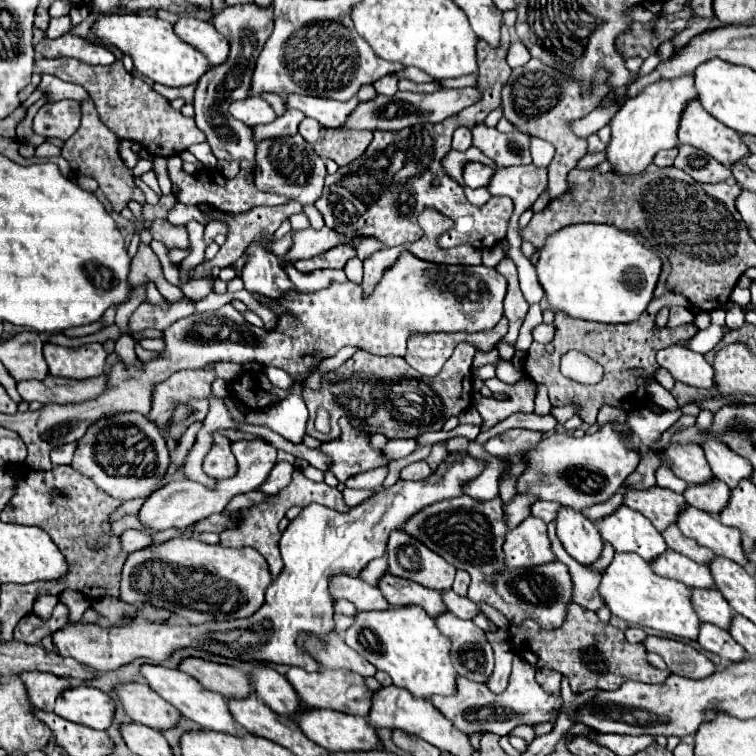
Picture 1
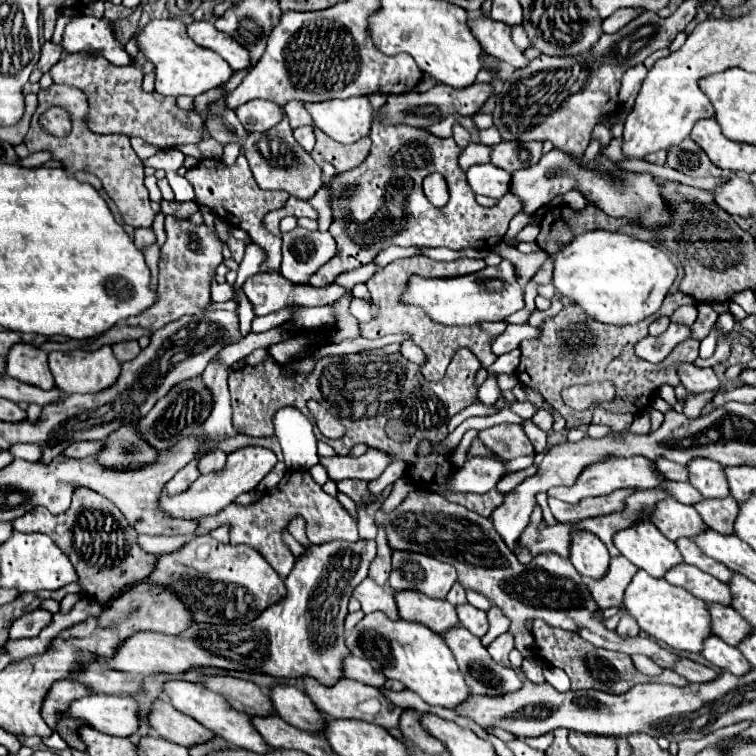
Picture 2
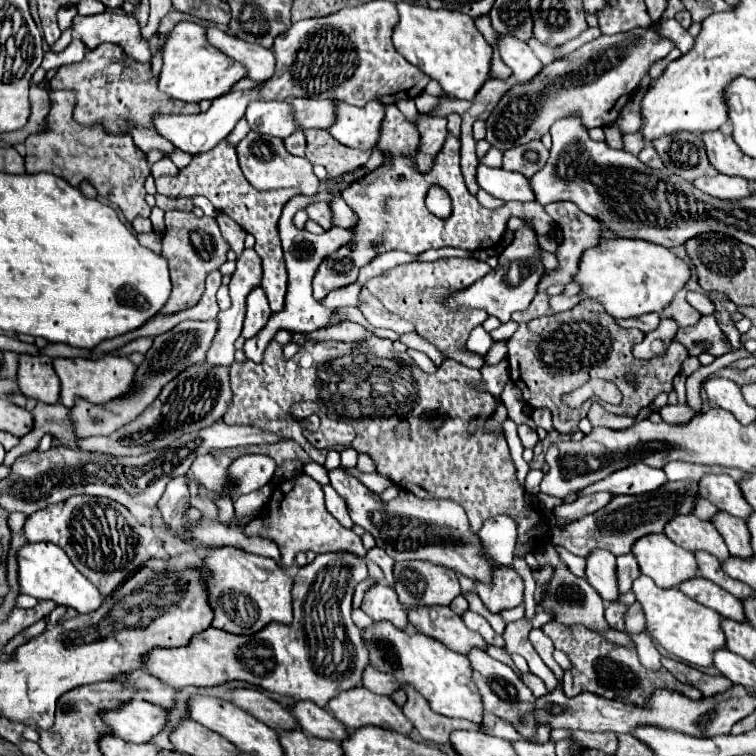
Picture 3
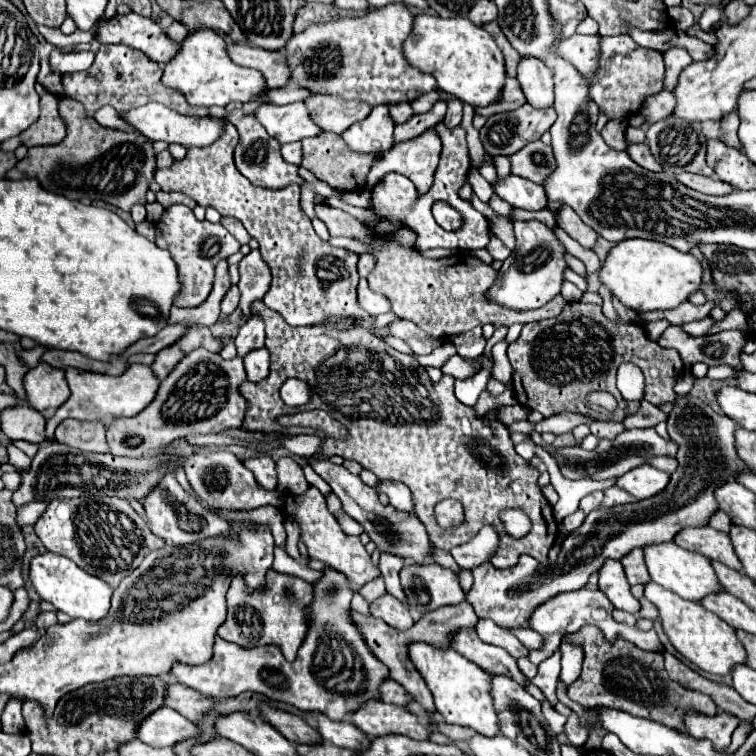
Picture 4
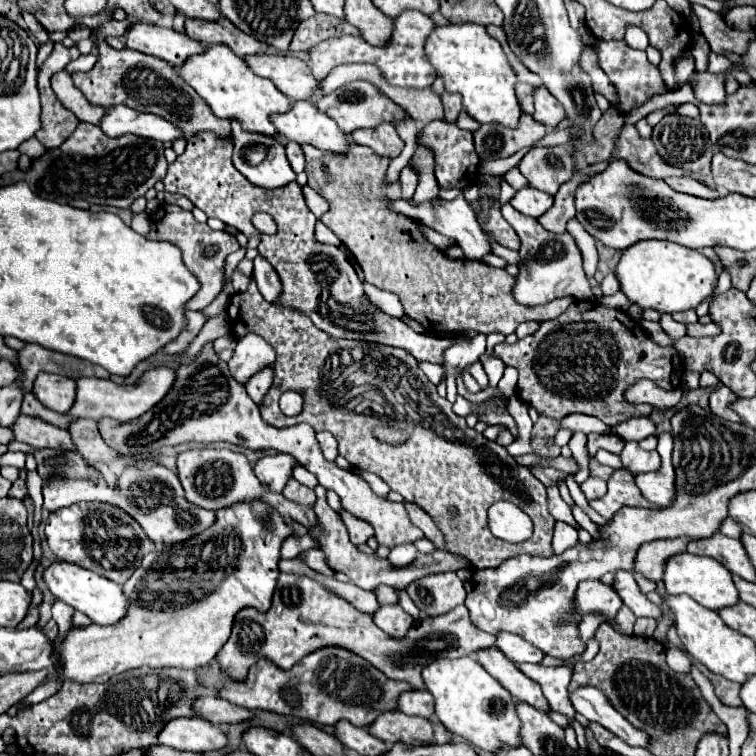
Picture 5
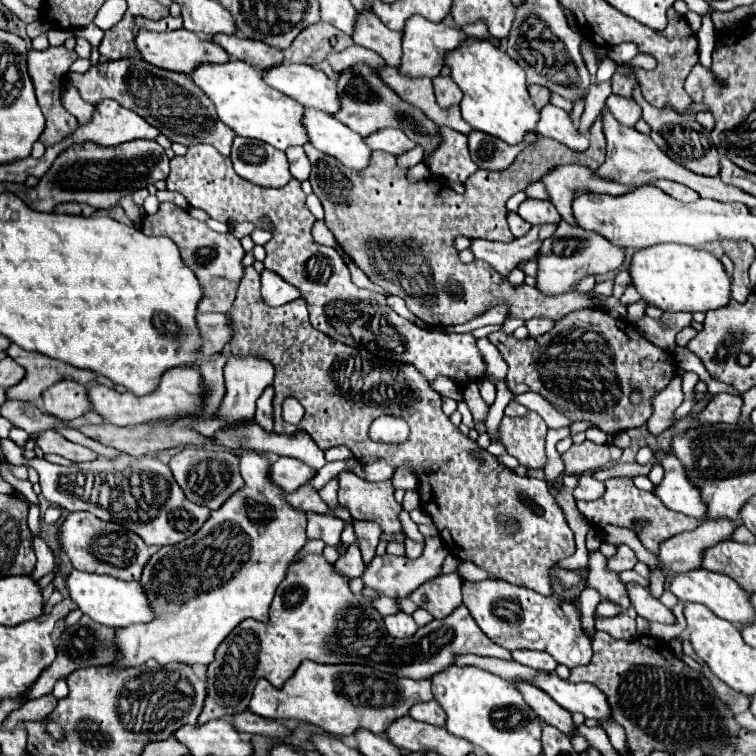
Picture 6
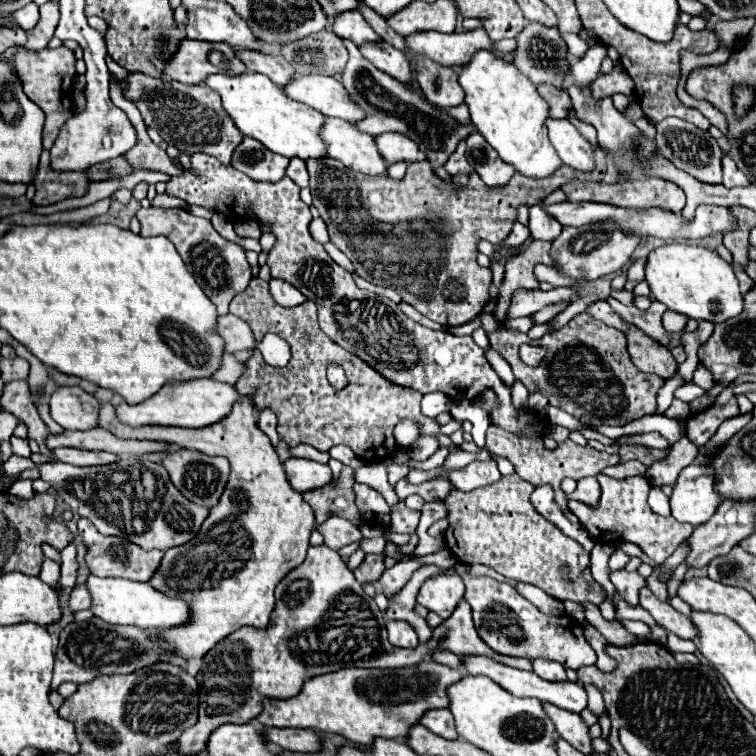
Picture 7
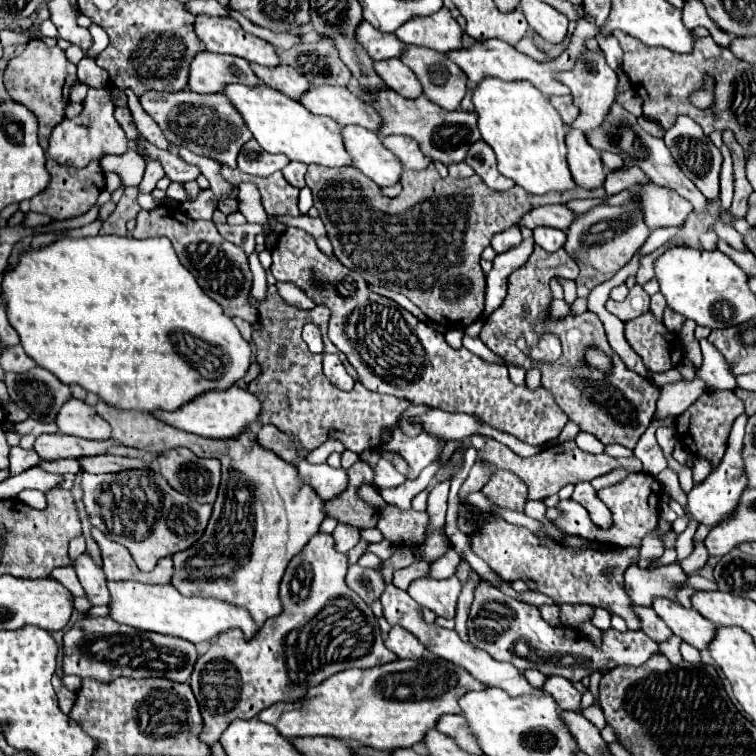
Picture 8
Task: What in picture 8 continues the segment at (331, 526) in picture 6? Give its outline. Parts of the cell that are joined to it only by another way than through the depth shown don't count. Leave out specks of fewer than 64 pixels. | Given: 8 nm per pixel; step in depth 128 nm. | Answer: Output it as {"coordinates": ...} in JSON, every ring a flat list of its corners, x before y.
{"coordinates":[[338,524,336,530,332,532,334,540,336,540,336,550,346,554,350,548,354,548,360,540,360,530,358,528,352,528,348,524]]}

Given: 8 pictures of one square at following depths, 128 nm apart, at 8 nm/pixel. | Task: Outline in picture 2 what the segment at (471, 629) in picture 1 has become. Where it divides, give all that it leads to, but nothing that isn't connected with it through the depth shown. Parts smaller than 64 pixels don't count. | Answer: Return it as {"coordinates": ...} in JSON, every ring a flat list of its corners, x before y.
{"coordinates":[[458,626,458,628,450,630,450,632,446,632,444,640,446,640,448,648,452,650,452,654,456,656,456,660,460,664,460,670,464,672,464,676,468,680,468,686,470,686,470,690,474,694,480,694,480,696,500,696,500,694,516,692,516,690,522,688,520,676,514,670,510,670,510,668,494,662,492,656,488,654,488,650,482,646,480,638,472,636,464,626]]}

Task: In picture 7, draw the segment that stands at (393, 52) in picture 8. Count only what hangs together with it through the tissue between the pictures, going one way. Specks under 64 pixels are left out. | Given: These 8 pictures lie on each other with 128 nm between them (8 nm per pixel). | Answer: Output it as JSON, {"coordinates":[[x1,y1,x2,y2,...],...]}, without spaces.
{"coordinates":[[358,10,352,12,344,12,340,16,336,16,336,20,332,22,332,30,346,40,352,40,356,46,362,46,366,42,380,42,382,38,372,30,372,26,362,18,362,14]]}

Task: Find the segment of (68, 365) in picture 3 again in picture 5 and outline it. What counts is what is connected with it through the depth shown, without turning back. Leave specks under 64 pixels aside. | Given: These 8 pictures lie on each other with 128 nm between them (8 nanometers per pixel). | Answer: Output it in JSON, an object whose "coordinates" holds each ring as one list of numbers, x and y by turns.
{"coordinates":[[166,366,148,370,136,386,114,384,110,380,100,380,100,378,80,378,78,392,76,392,76,404,72,406,72,410,68,414,76,416,76,418,90,418,90,420,100,420,100,418,108,416,118,422,130,422,130,420,146,414,150,408,154,408,172,390,174,382,176,382,176,372]]}

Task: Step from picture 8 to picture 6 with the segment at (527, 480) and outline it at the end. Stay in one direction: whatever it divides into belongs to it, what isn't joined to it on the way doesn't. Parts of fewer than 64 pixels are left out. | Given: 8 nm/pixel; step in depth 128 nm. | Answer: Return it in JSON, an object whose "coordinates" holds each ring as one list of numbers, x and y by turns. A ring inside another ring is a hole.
{"coordinates":[[534,411,520,418,504,416,498,428,498,440,510,456,518,460,520,466,528,470,538,470,546,466,546,450,544,448,547,425],[584,440,580,446,572,444,568,452,564,452,564,476,580,476,582,472,596,472,604,468,608,462,616,462,622,456,622,450,614,444,594,444,590,440]]}

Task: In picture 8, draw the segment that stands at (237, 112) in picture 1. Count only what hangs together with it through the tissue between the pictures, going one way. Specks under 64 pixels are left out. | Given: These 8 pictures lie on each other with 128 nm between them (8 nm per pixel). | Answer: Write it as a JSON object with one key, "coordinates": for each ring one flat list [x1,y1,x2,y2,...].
{"coordinates":[[344,126,344,142,356,168,380,188,394,186,402,176,402,162,382,144,378,134,360,126]]}

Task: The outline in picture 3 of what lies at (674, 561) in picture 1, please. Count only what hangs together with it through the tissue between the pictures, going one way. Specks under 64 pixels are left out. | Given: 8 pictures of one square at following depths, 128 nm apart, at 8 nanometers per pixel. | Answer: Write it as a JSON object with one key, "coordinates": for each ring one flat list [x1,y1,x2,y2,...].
{"coordinates":[[706,578,688,580,688,584,682,584,680,590,686,596,690,596,692,600,696,600,698,604,702,604,706,608,712,608,722,618,730,618,730,620,736,620,736,622,746,622,742,602,738,598,734,598,732,594,728,594,726,590,722,590,720,586,716,586,714,582,706,580]]}

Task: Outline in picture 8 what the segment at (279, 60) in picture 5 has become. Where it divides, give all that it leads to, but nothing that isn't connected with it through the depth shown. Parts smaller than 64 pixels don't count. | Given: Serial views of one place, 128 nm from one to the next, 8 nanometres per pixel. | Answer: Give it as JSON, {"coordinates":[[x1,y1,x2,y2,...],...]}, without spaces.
{"coordinates":[[312,86,304,100,300,100,312,114,328,116,342,126,354,124,364,126,378,134,380,130,380,114,370,106,364,104,362,98,354,96,348,88,332,88,332,86]]}

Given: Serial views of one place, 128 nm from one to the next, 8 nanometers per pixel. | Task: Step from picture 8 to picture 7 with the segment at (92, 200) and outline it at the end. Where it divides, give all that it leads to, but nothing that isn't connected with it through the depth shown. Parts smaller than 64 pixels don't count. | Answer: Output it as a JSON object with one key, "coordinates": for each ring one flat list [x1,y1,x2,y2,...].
{"coordinates":[[43,149,34,186,36,194,32,198,32,204,48,206,66,198,84,196,88,192,88,178,80,172,54,172,50,168,50,152]]}

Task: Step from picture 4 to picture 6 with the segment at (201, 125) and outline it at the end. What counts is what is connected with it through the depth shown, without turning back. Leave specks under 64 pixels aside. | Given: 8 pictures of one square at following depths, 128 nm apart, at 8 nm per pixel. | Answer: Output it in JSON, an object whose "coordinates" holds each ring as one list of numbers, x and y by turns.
{"coordinates":[[102,100,100,104,96,104,94,108,94,114,90,118,90,122,86,124,80,124,72,136,64,138,60,144,54,144,50,146,52,148,52,162,64,152,68,150,70,146,76,146,76,144,84,144,84,142,94,142,98,146,106,146,106,148,114,148,114,146,120,146,124,142,130,142,130,140,138,140,138,138,148,138,148,140,154,140,160,132,156,132,156,128,152,128,144,118,140,118,136,112,132,110,126,110,124,106,120,106,116,100]]}

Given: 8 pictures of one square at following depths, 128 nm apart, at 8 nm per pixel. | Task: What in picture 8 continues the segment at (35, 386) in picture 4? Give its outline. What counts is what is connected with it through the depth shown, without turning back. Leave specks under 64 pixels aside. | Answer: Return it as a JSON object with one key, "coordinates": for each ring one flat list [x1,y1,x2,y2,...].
{"coordinates":[[70,398,68,404,64,404,56,424,60,432,68,436,78,436,84,440,110,440,108,422,100,420,92,406,76,398]]}

